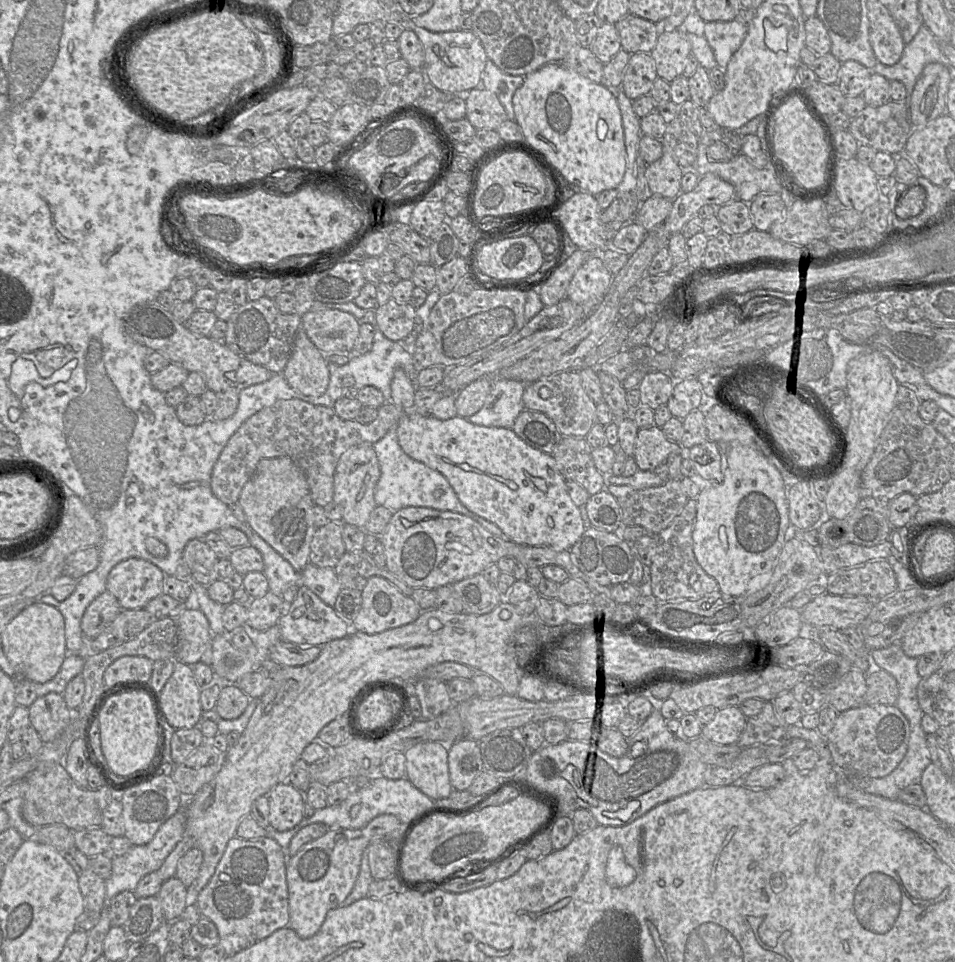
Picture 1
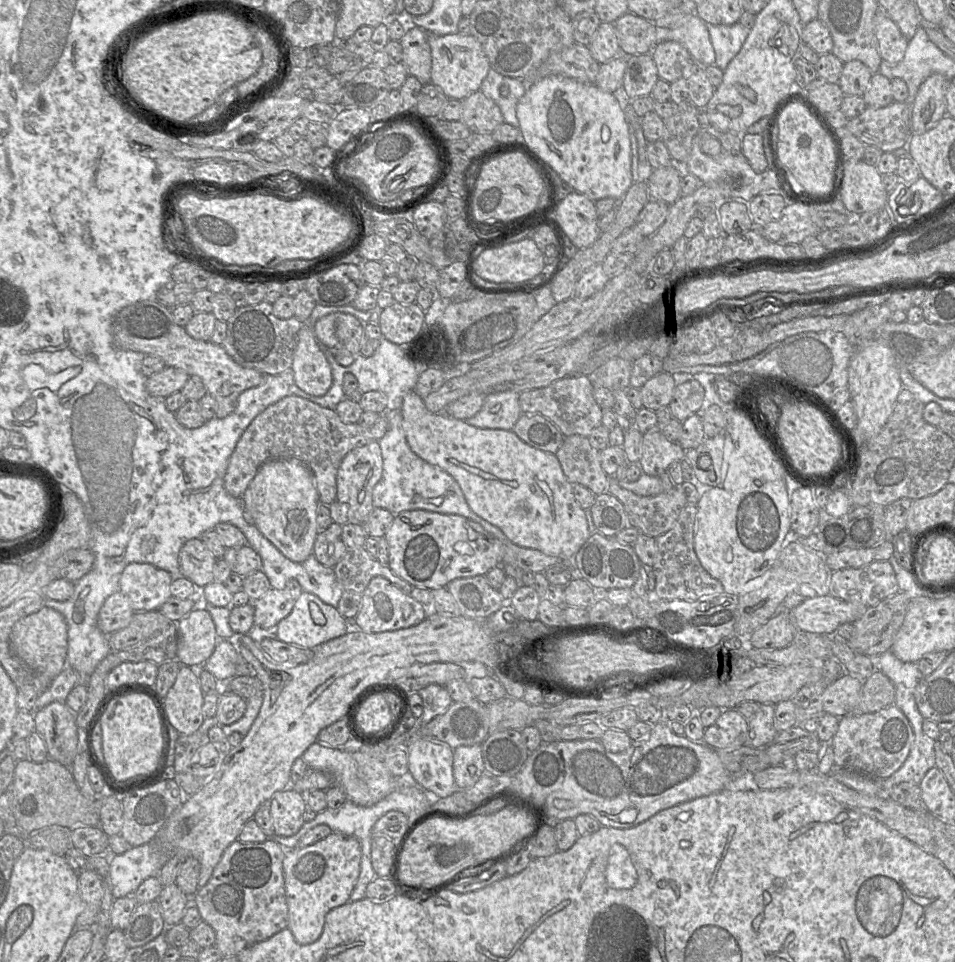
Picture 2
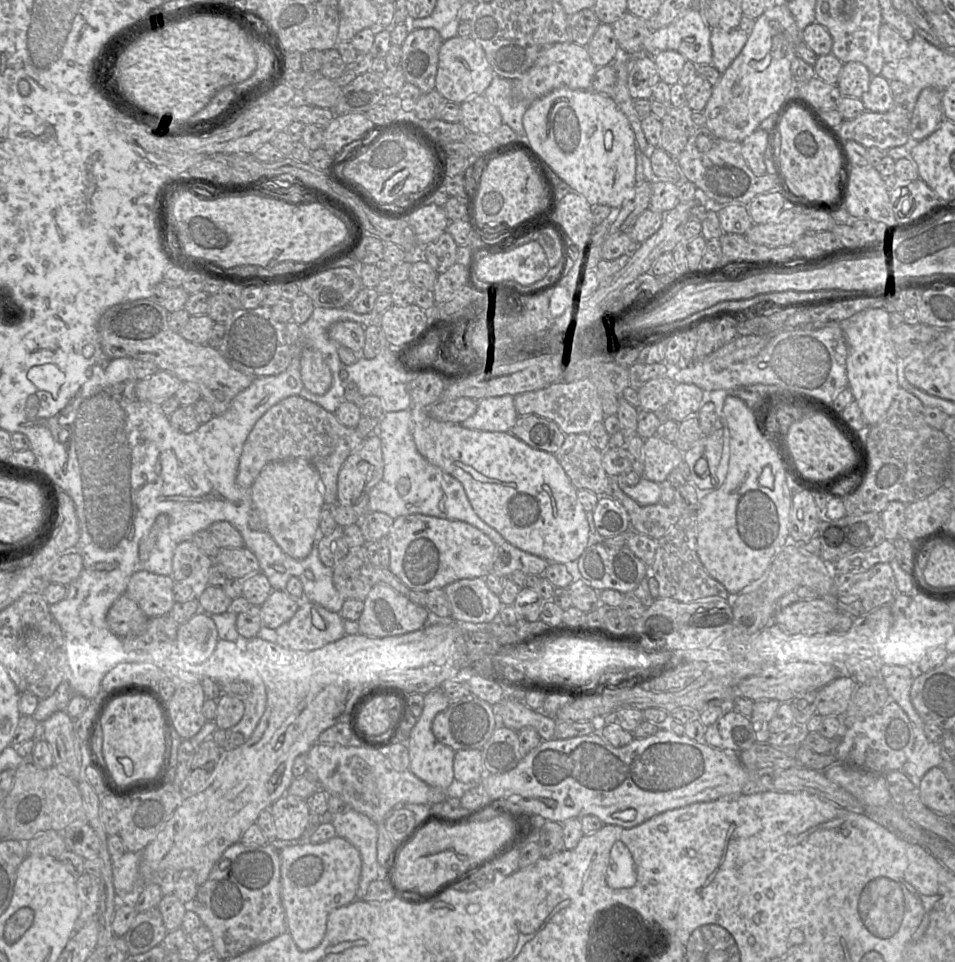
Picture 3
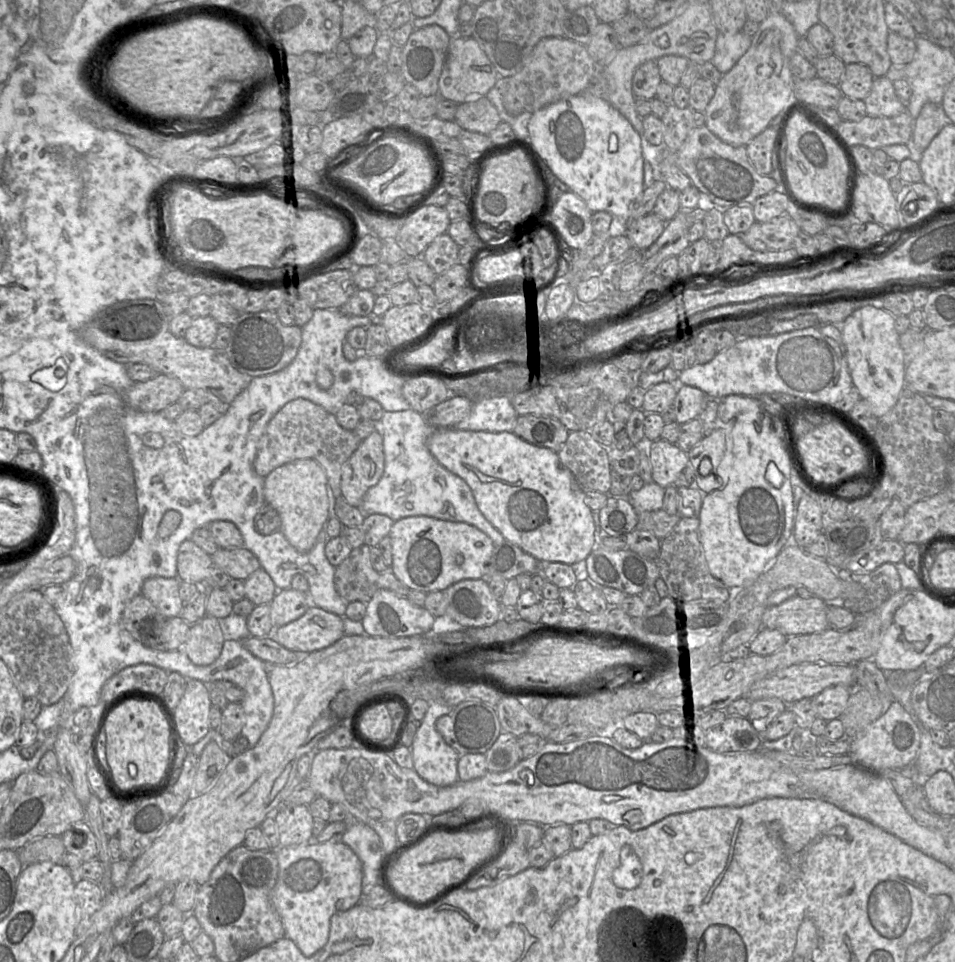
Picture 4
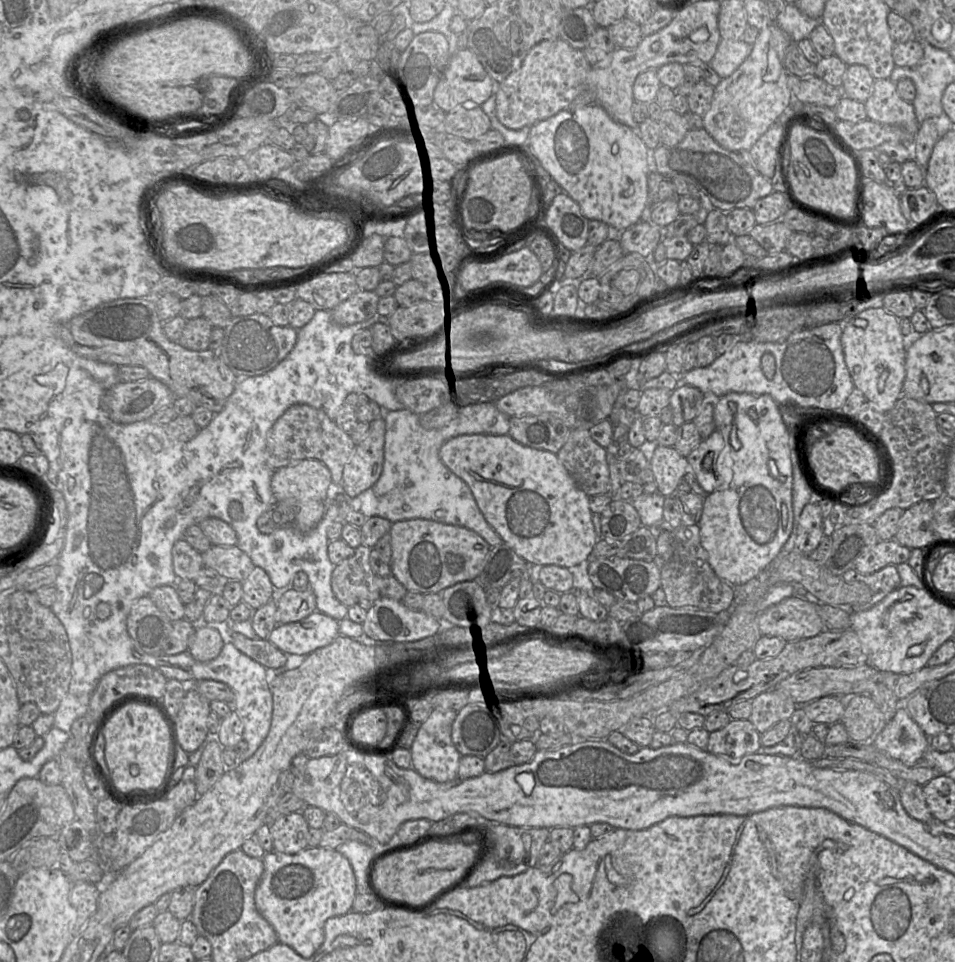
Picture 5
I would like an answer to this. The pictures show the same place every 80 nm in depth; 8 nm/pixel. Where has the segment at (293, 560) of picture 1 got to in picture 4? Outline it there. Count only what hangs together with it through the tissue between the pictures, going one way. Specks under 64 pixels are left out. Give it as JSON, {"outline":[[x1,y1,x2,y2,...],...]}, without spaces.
{"outline":[[299,459,281,465,264,478,263,494,266,504,273,507,280,516,280,531,288,542,300,553,309,552,324,530,331,513,331,495,327,477,322,466,314,459]]}

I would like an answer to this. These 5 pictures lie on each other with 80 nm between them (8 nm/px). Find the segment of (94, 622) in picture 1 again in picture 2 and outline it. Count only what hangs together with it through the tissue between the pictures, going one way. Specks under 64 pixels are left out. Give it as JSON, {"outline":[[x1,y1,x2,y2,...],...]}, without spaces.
{"outline":[[120,592,113,593,106,598,99,610,97,626,105,635,111,635,113,632,126,627,134,613,124,595]]}

